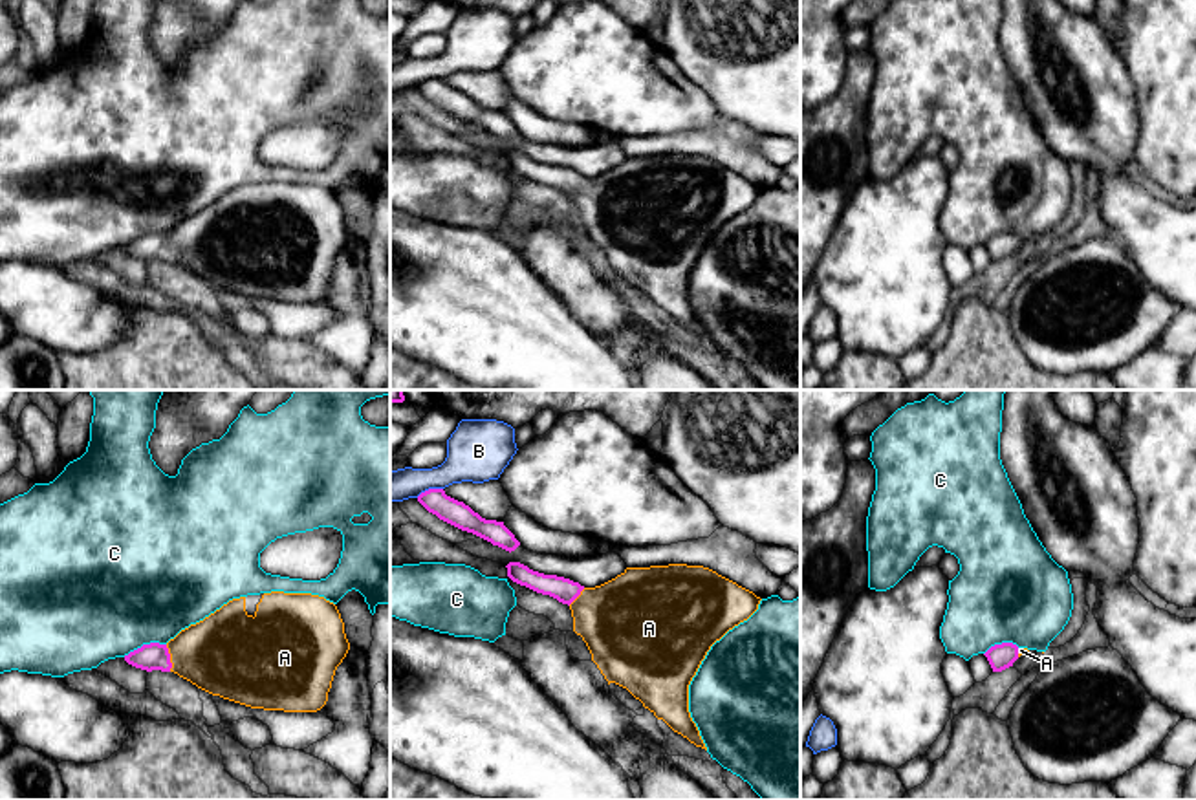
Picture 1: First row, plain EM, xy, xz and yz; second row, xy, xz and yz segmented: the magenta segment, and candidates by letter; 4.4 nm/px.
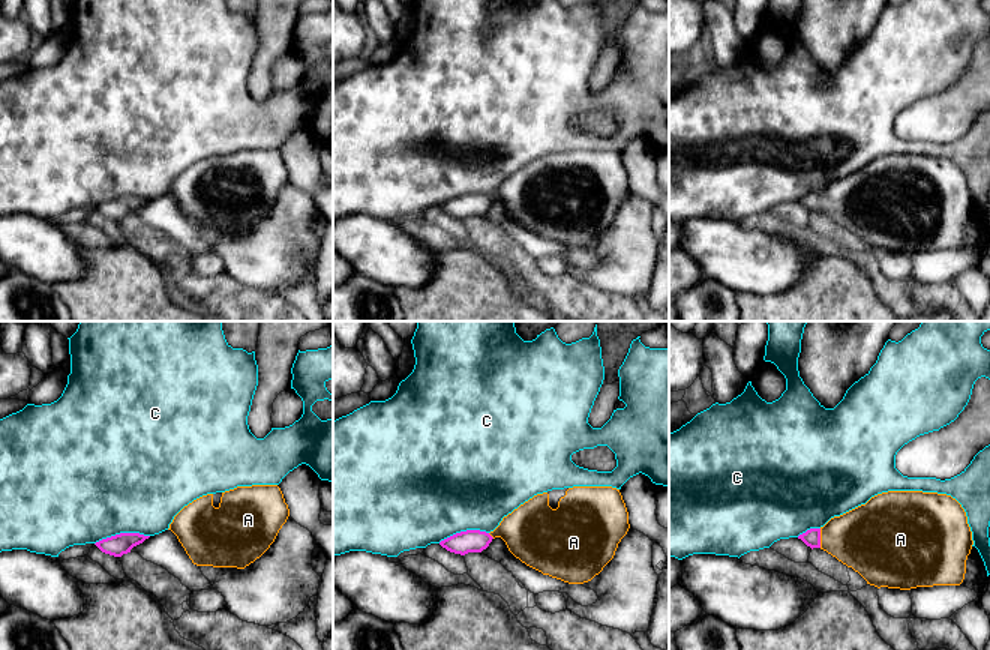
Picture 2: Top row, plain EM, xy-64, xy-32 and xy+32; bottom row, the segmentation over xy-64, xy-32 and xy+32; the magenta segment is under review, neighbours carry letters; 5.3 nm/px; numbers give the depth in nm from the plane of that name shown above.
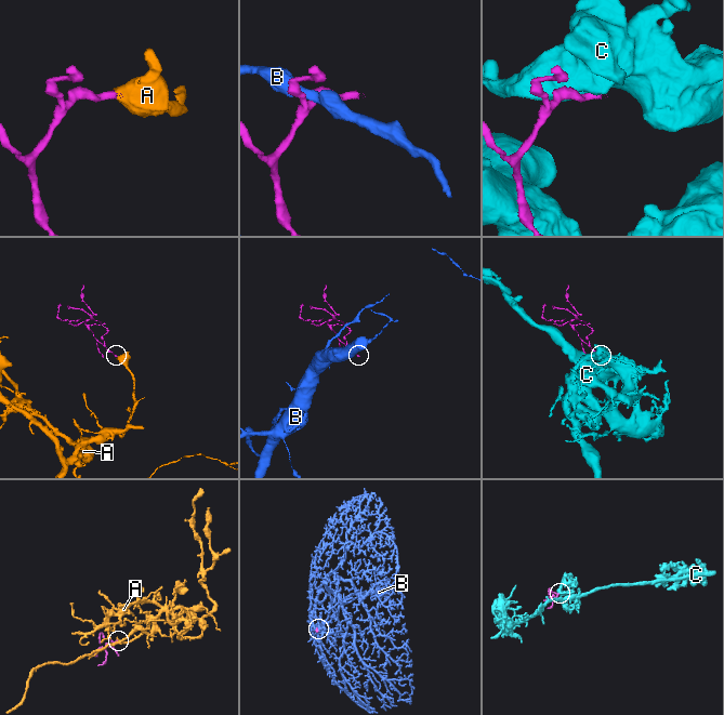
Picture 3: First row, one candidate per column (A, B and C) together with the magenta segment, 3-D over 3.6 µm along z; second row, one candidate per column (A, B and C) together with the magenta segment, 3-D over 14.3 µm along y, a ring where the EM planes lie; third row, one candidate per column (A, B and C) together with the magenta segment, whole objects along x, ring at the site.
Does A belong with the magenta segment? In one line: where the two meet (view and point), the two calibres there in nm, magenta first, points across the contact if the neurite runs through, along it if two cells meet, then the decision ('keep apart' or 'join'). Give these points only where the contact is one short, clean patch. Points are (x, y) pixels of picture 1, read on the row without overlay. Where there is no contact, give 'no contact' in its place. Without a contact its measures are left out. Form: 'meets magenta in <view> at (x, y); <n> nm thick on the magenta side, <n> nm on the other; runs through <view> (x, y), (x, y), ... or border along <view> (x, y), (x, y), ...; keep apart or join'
meets magenta in xy at (169, 248); 120 nm thick on the magenta side, 360 nm on the other; runs through xy (154, 246), (169, 248), (226, 244); join

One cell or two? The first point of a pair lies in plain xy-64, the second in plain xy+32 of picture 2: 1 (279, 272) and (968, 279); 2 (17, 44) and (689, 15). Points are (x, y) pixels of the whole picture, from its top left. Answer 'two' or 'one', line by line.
1: one
2: one

